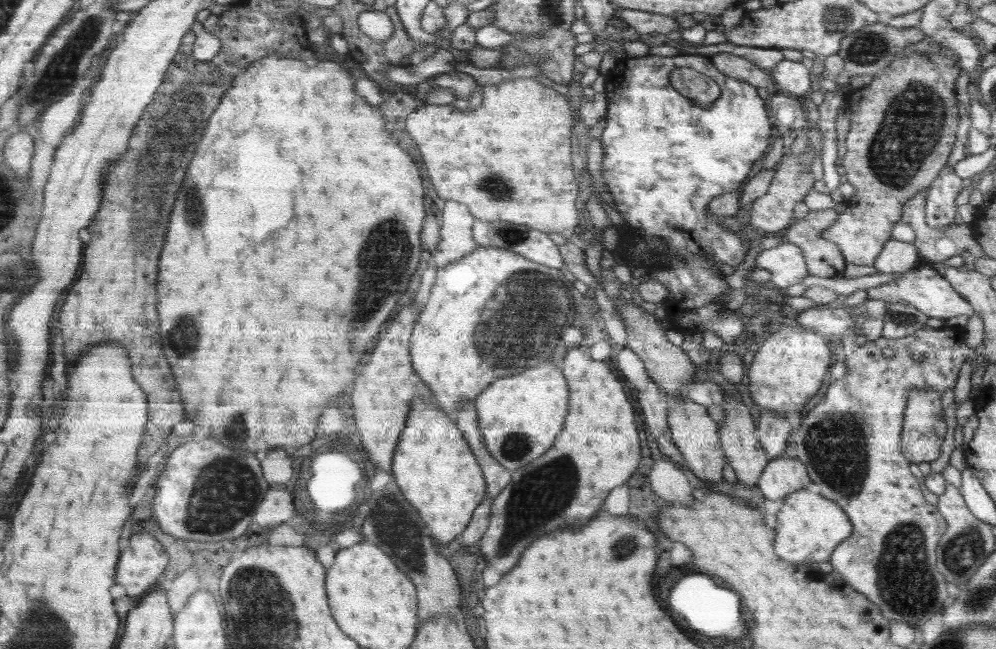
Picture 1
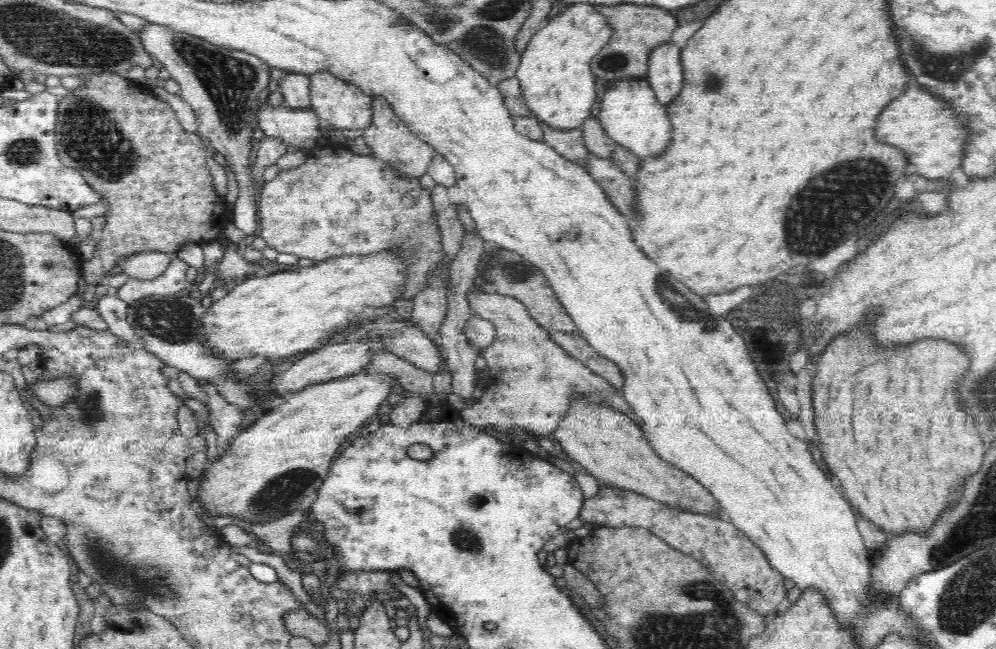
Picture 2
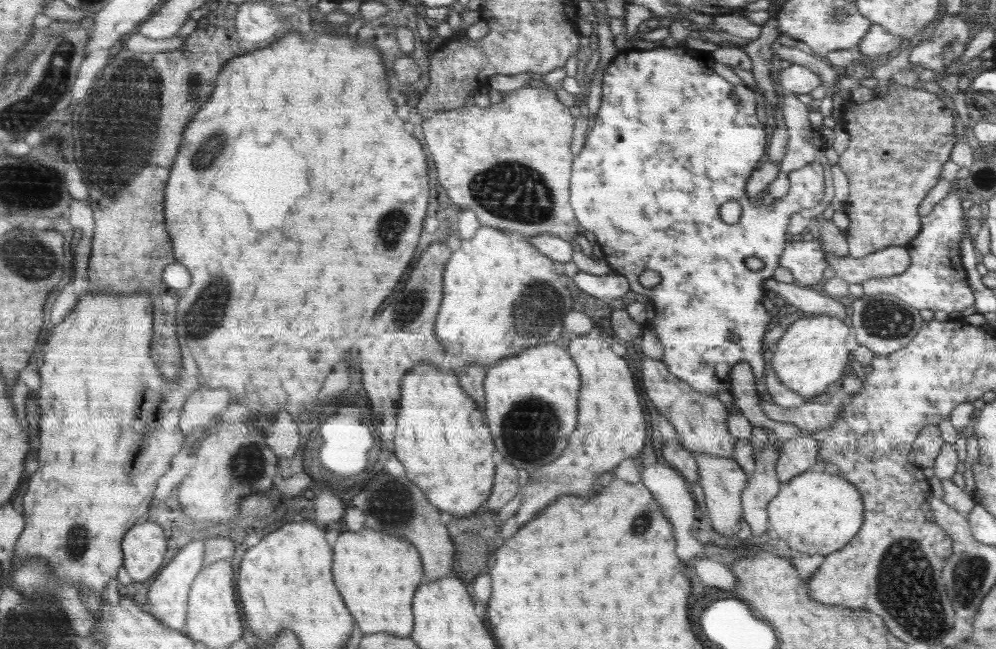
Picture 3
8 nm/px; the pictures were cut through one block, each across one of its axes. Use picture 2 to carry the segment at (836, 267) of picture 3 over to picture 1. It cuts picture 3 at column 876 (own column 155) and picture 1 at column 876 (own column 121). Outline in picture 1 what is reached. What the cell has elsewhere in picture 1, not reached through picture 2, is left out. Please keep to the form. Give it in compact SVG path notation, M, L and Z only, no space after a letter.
M911 239L906 242L890 240L881 249L881 255L876 259L874 267L877 268L877 272L904 273L917 268L920 262L917 248L913 245Z

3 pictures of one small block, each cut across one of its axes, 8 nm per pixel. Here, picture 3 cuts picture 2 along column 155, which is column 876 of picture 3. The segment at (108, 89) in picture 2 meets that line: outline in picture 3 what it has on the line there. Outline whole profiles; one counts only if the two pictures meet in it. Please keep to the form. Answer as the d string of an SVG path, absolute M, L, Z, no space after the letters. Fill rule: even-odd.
M892 83L888 93L875 96L872 100L848 106L842 118L845 130L850 136L846 150L839 155L839 167L849 180L849 198L842 210L848 214L850 226L844 232L849 242L849 255L853 258L869 257L887 246L907 246L921 233L920 205L936 184L941 183L946 160L950 158L956 144L954 136L954 112L948 108L948 98L930 93L923 88L914 89ZM916 144L948 144L948 146L916 146Z

